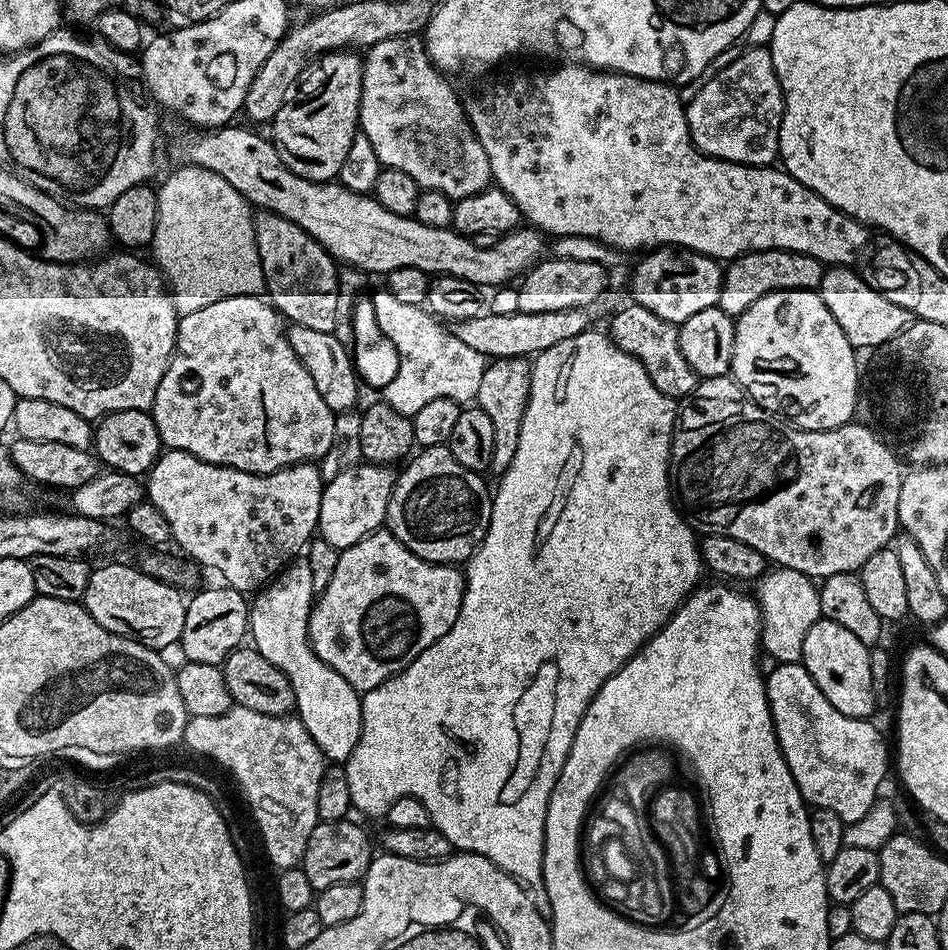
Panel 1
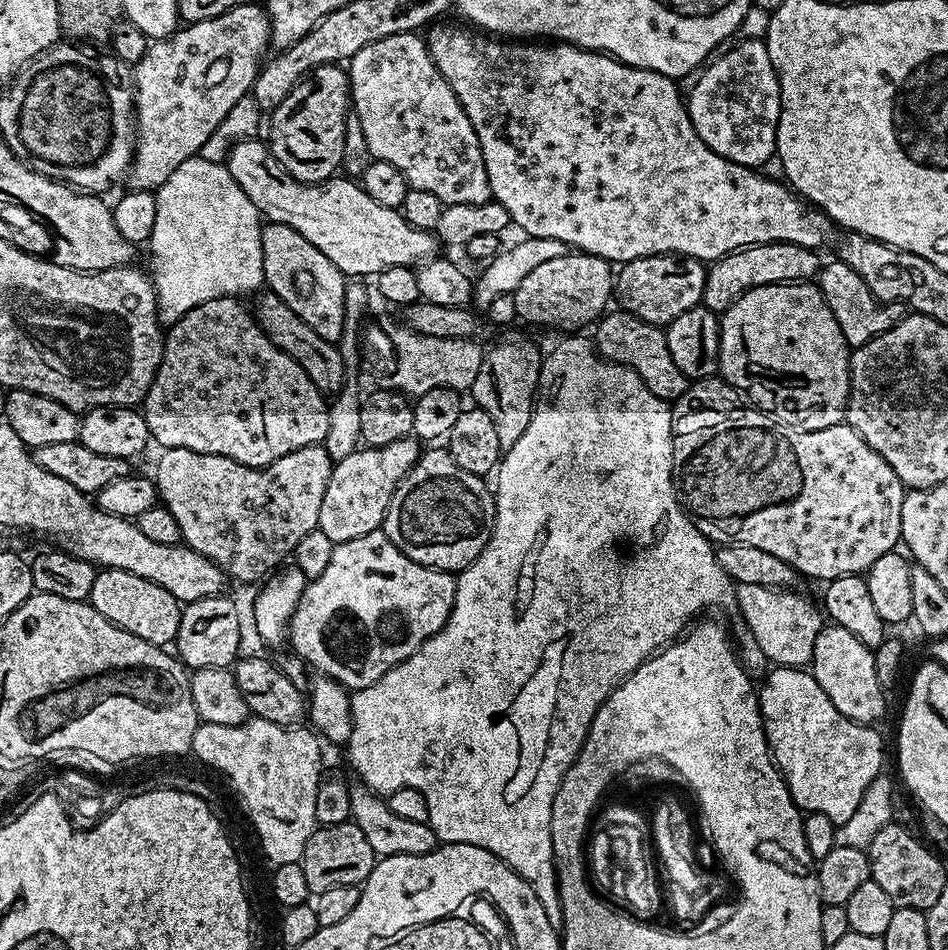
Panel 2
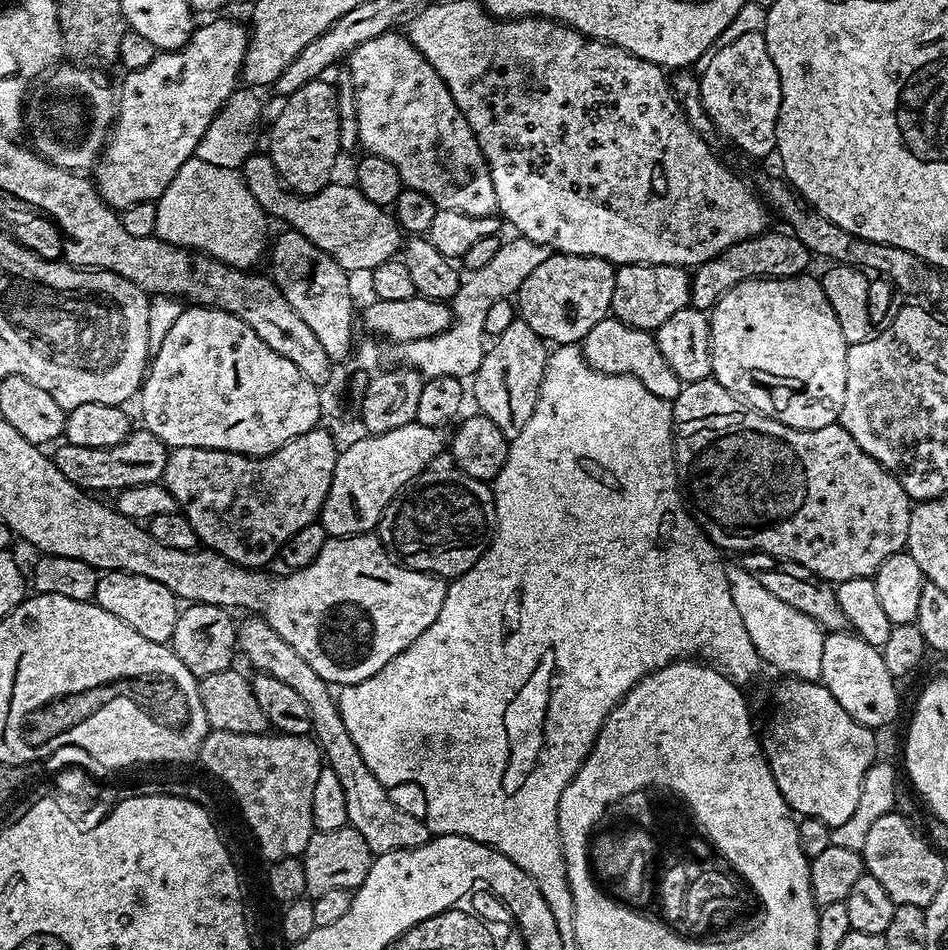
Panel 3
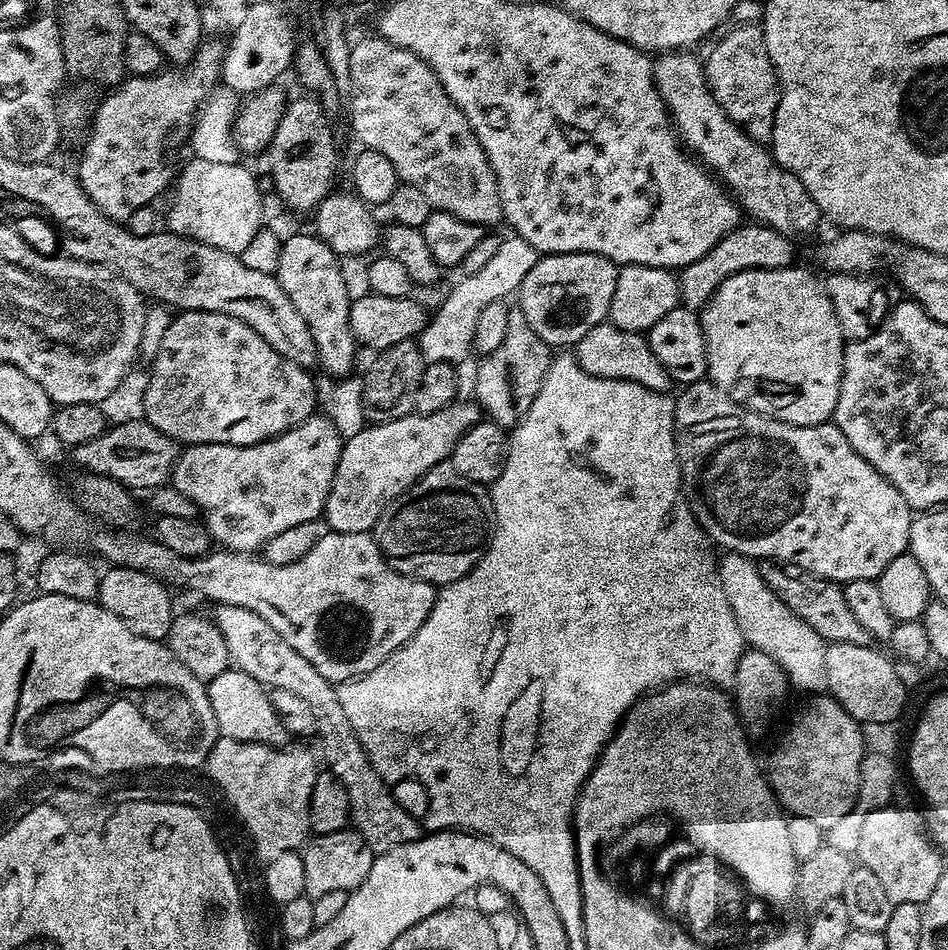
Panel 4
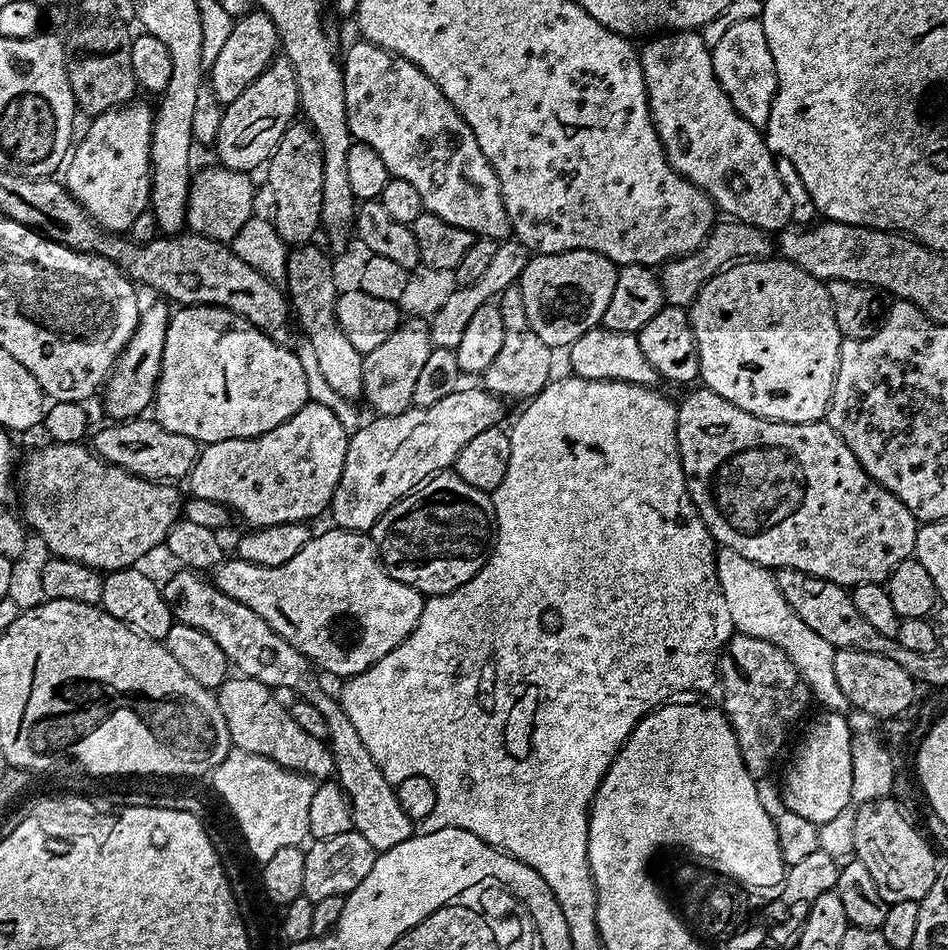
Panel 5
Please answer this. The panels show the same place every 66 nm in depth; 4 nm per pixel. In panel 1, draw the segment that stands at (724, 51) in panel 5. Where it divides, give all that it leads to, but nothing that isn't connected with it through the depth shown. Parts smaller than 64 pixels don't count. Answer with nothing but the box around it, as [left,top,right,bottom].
[687,46,784,166]

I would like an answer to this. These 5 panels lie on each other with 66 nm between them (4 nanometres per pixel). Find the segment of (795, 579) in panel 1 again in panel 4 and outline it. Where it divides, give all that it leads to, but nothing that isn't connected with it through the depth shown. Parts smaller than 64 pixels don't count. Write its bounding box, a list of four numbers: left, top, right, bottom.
[718,551,828,694]

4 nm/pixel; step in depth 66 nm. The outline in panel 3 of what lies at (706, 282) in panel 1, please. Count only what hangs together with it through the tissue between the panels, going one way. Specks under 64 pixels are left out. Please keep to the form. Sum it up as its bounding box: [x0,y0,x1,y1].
[611,264,692,332]

